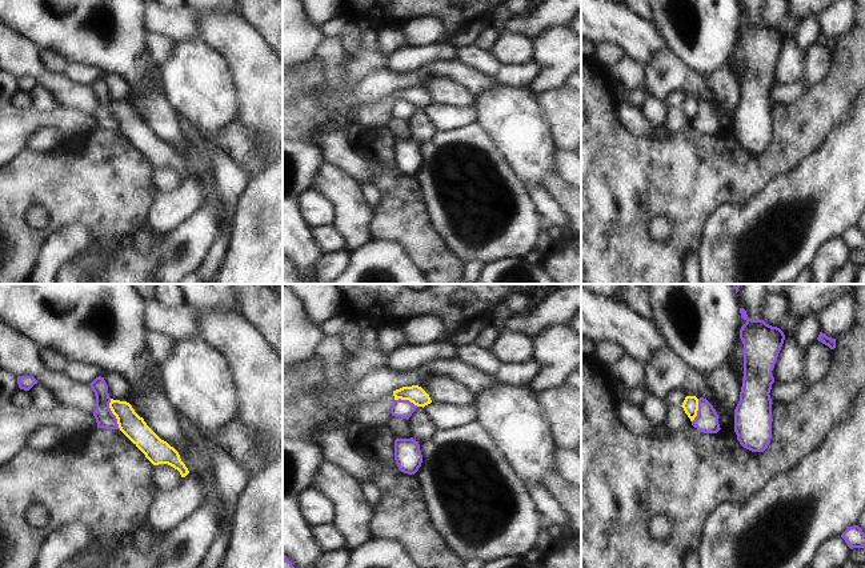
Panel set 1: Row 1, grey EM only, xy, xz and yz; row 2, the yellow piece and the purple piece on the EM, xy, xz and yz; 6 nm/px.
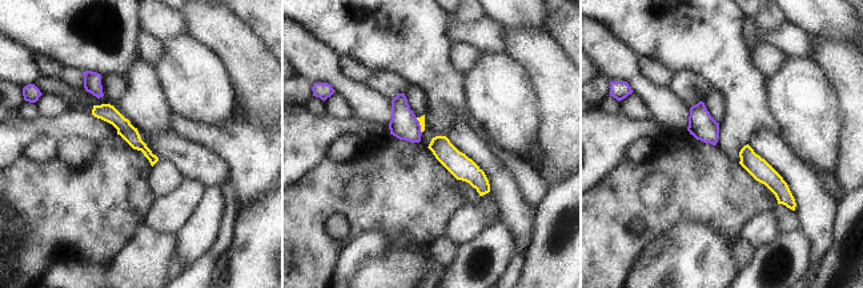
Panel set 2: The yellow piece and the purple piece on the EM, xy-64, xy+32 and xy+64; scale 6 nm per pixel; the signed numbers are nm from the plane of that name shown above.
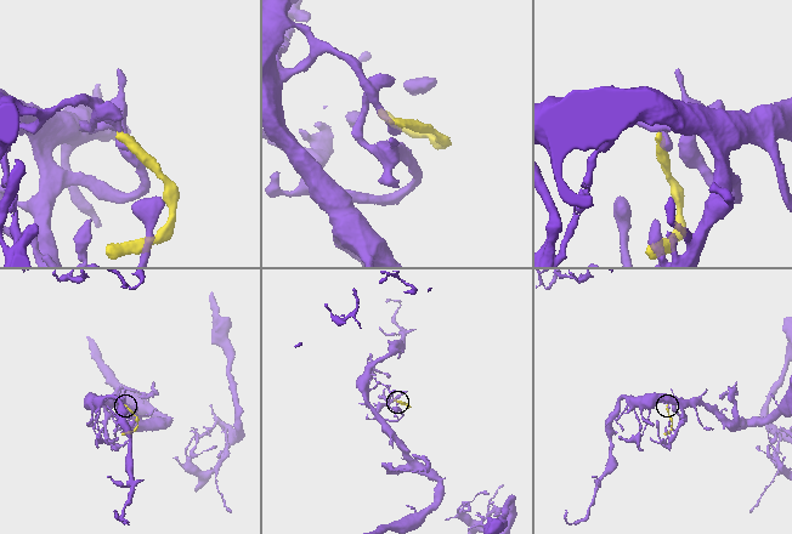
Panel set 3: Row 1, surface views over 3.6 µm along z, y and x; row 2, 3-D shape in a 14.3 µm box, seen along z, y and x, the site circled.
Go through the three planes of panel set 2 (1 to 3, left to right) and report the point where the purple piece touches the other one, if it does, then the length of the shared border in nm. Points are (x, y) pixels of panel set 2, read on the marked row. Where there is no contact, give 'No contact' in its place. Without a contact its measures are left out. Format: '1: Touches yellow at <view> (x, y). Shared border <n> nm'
1: No contact
2: Touches yellow at xy+32 (420, 124). Shared border 100 nm
3: No contact.

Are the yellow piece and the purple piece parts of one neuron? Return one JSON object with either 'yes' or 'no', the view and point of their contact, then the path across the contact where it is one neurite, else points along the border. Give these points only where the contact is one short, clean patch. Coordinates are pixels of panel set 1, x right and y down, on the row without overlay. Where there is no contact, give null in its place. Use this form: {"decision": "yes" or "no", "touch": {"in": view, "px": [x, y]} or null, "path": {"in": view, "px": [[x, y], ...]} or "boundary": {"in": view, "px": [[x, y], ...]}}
{"decision": "no", "touch": {"in": "xy", "px": [112, 114]}, "boundary": {"in": "xy", "px": [[109, 100], [109, 111], [120, 130]]}}

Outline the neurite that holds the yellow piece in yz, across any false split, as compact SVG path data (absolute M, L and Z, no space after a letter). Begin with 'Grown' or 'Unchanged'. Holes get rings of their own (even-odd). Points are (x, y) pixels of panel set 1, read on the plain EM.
Unchanged. M686 97L681 108L684 109L690 123L693 123L698 112L698 100L696 97Z

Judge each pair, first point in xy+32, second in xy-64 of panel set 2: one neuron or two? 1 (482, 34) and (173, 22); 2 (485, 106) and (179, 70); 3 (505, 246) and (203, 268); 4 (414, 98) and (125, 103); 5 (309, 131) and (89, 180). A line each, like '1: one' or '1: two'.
1: one
2: one
3: two
4: two
5: two

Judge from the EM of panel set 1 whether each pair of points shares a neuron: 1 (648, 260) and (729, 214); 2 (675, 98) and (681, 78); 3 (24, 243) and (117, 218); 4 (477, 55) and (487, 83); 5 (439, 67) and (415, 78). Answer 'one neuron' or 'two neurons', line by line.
1: two neurons
2: two neurons
3: one neuron
4: two neurons
5: two neurons

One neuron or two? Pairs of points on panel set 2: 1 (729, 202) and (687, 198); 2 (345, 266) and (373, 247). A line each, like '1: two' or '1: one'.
1: one
2: one

